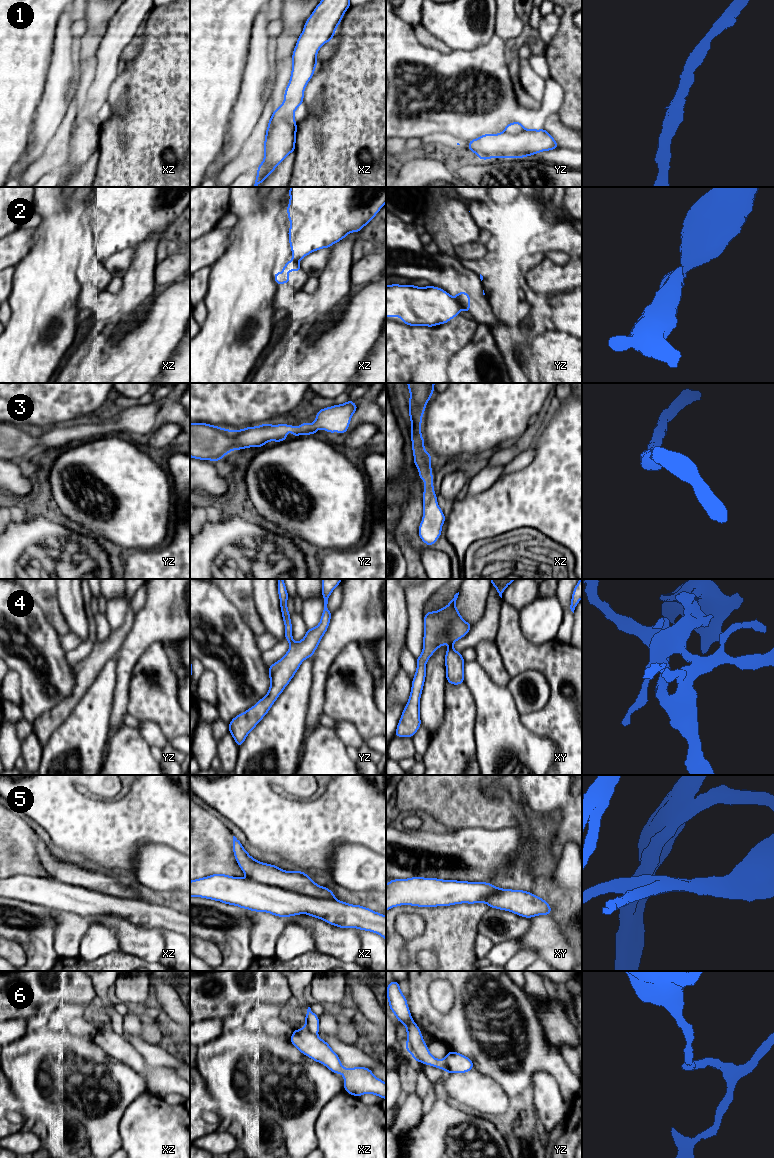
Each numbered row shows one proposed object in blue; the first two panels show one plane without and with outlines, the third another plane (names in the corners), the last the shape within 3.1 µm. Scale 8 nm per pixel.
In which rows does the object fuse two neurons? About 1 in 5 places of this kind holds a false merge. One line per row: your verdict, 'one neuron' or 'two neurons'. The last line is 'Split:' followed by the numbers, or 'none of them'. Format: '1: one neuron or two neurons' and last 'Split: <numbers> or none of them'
1: one neuron
2: two neurons
3: one neuron
4: one neuron
5: one neuron
6: two neurons
Split: 2, 6

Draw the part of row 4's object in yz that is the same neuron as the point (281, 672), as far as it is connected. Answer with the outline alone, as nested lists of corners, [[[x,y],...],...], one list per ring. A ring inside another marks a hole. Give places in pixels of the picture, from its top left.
[[[278,579],[278,595],[285,625],[285,640],[290,643],[287,653],[277,662],[269,665],[270,688],[268,693],[256,705],[234,717],[228,724],[229,733],[240,747],[247,735],[269,712],[273,703],[290,683],[301,663],[313,657],[322,637],[328,629],[332,613],[328,610],[328,598],[342,579],[322,579],[322,597],[324,609],[320,623],[315,628],[308,628],[304,638],[296,642],[292,637],[292,623],[287,608],[288,593],[283,579]]]

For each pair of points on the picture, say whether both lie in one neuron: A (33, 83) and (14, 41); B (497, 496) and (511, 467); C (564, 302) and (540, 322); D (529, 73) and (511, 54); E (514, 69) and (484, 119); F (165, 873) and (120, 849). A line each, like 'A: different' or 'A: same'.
A: same
B: different
C: same
D: different
E: different
F: different

